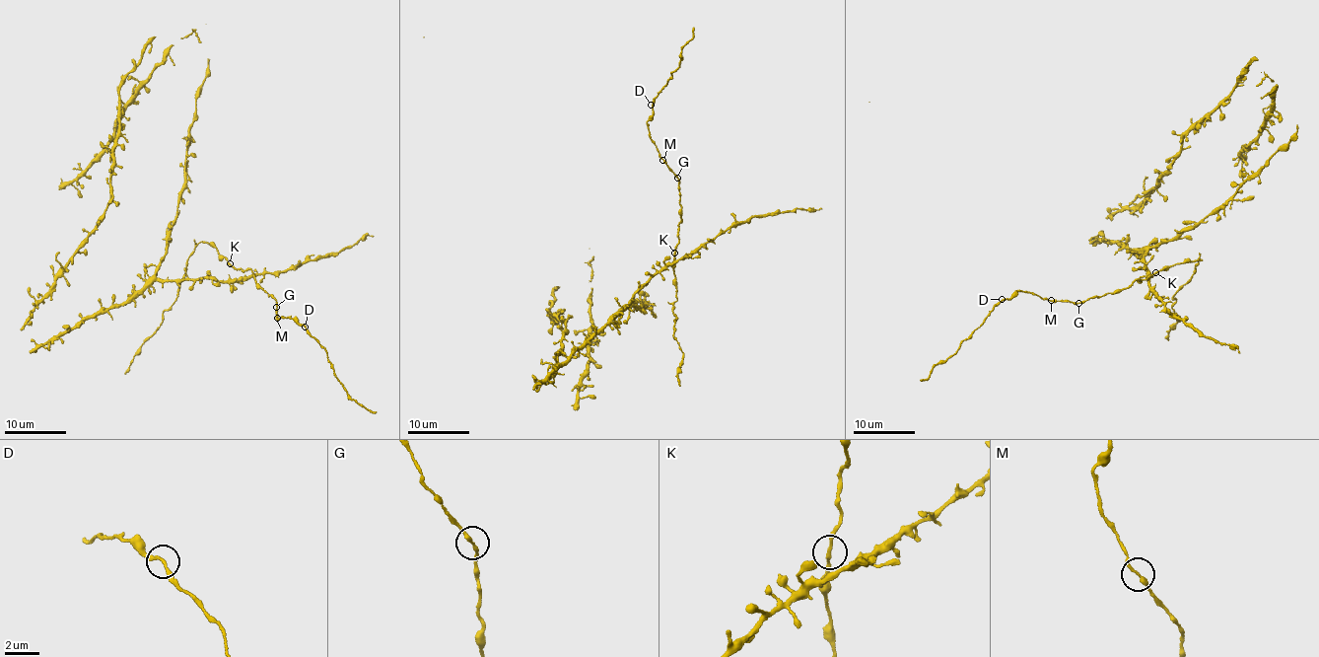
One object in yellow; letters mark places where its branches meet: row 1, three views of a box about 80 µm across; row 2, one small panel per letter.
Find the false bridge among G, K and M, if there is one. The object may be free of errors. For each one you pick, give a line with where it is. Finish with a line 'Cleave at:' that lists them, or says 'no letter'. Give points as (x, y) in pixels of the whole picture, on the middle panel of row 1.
Cleave at: no letter

